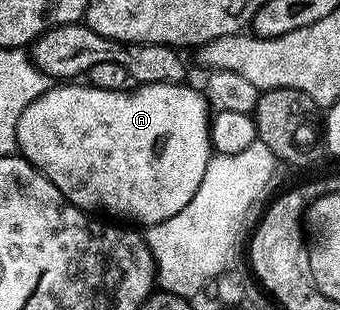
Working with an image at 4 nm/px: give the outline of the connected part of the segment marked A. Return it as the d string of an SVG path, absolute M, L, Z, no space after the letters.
M83 83L56 84L25 107L17 123L18 152L46 175L65 199L81 210L106 215L123 223L143 225L139 227L173 219L173 215L197 195L197 187L201 187L201 179L205 179L205 171L213 156L213 113L207 110L208 98L204 94L203 98L191 83L136 84L119 90L103 90L90 83L79 84Z

